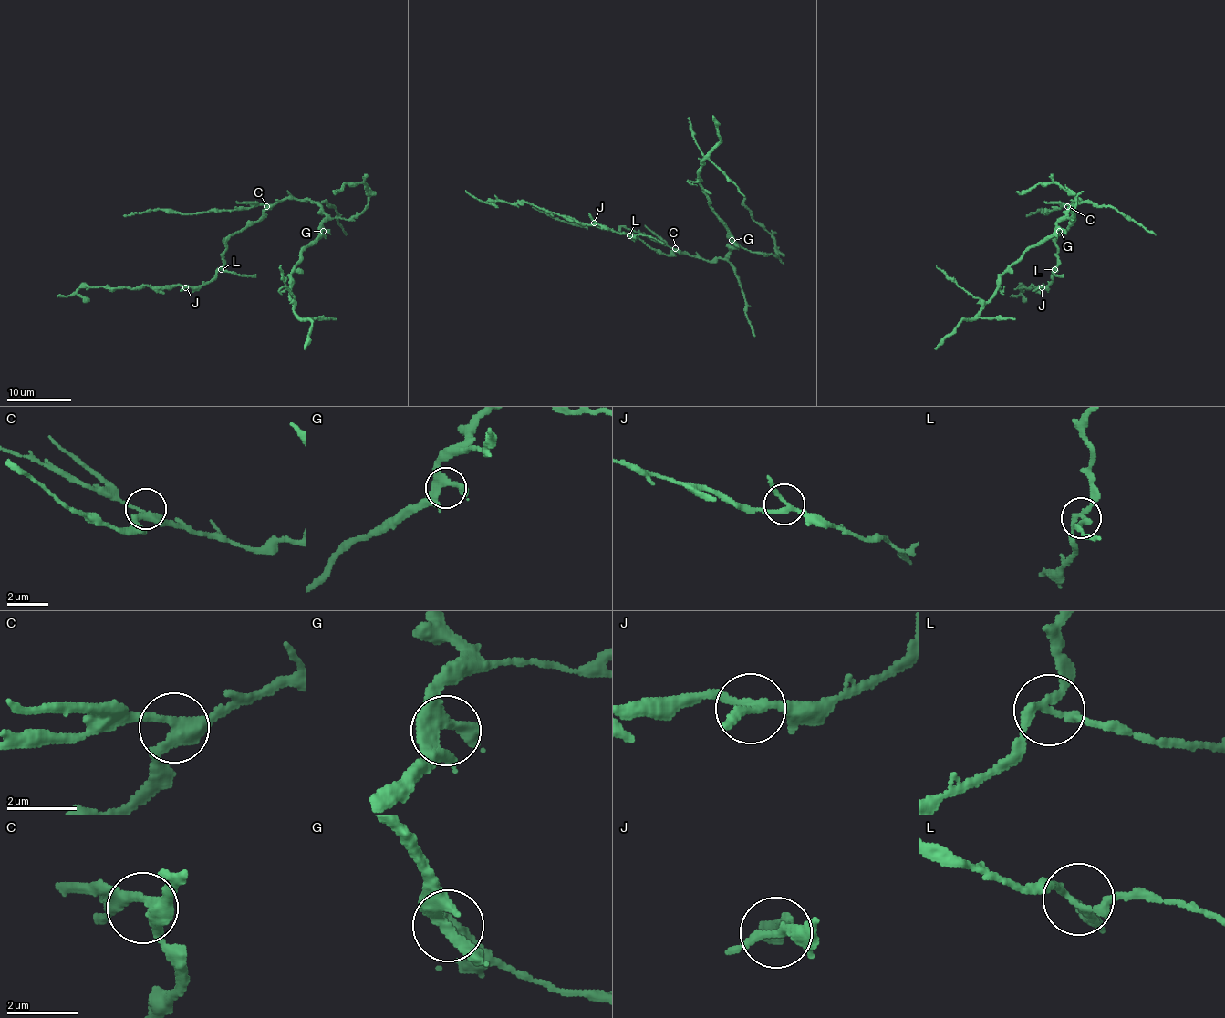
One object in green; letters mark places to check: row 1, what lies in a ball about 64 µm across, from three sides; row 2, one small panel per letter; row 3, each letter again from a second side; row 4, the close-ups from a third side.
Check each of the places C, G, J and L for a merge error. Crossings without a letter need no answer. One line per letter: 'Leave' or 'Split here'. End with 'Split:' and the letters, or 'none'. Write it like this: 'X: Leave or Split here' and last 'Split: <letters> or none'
C: Leave
G: Leave
J: Leave
L: Leave
Split: none

